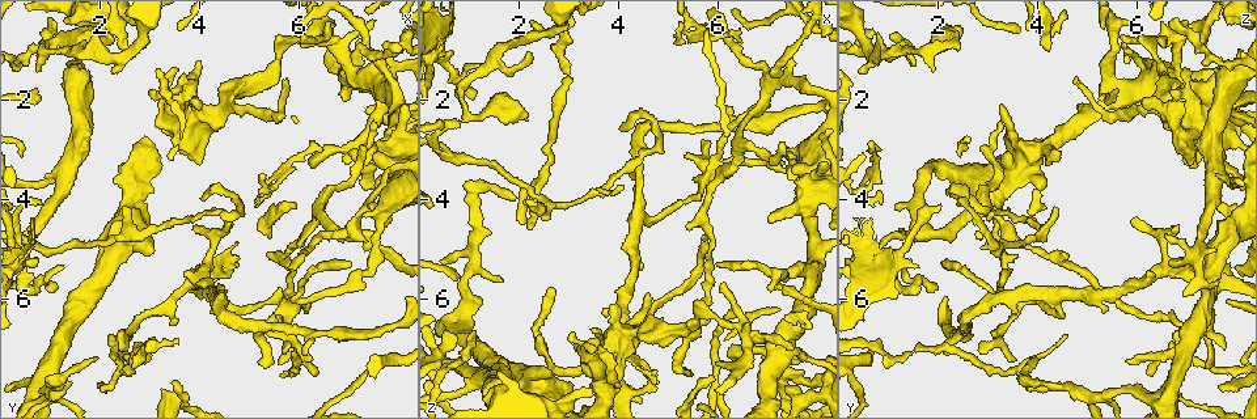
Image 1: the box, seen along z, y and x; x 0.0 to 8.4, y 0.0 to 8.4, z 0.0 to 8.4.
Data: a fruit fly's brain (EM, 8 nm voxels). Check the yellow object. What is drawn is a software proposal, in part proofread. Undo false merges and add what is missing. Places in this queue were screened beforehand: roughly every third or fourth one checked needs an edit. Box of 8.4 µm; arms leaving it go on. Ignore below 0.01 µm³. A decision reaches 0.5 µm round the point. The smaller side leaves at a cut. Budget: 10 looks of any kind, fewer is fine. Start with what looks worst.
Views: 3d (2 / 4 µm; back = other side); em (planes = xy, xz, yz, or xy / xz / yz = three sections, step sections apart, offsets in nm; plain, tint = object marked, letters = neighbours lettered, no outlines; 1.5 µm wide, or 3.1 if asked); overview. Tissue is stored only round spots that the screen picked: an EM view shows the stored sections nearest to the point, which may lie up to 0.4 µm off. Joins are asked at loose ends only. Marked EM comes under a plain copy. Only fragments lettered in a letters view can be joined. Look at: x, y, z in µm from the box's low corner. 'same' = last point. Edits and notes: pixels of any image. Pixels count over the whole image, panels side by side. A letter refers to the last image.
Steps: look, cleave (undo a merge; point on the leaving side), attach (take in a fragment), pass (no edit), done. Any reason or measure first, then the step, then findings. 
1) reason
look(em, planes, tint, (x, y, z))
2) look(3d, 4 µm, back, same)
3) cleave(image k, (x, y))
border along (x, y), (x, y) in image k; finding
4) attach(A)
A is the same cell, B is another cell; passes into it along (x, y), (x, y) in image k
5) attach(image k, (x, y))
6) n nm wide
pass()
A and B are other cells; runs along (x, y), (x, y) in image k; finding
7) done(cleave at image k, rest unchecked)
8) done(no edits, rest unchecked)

a fork
look(3d, 4 µm, back, (6.65, 0.85, 6.75))

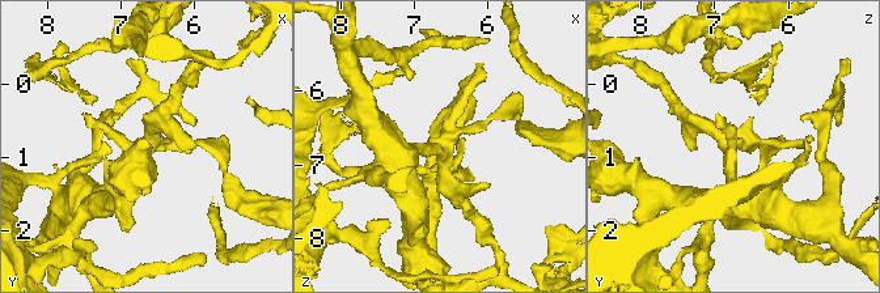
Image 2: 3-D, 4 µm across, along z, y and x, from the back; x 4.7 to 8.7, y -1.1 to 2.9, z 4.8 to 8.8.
look(em, yz, step 4, tint, (6.65, 0.80, 6.70))

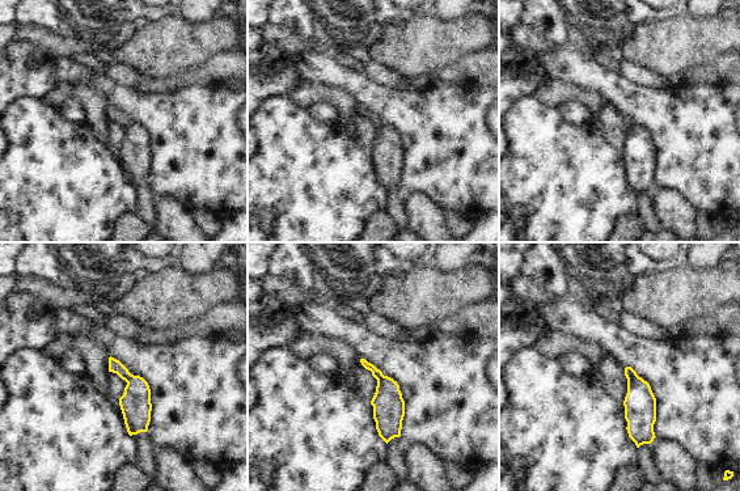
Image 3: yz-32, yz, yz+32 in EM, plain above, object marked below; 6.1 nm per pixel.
another direction
look(em, planes, letters, same)

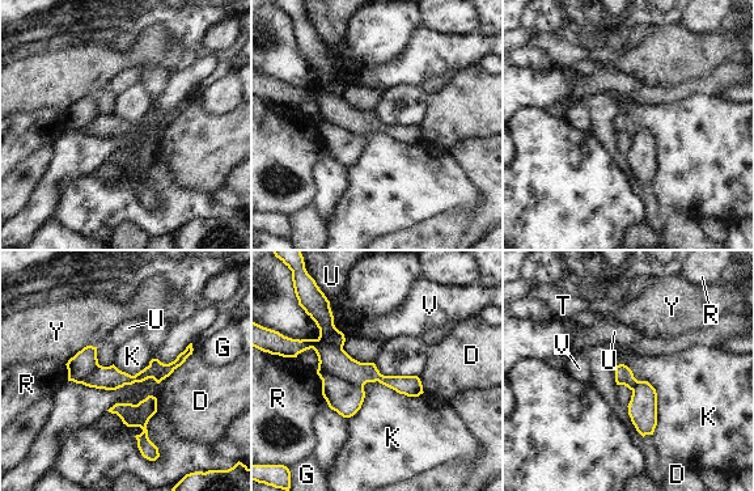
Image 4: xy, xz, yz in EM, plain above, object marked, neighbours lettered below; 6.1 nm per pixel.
K touches over 460 nm
cleave(image 4, (346, 398))
D, G, K, R, T, U, V and Y are other cells; two neurons meet here

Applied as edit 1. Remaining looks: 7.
thin end
look(3d, 4 µm, (0.80, 4.05, 2.45))

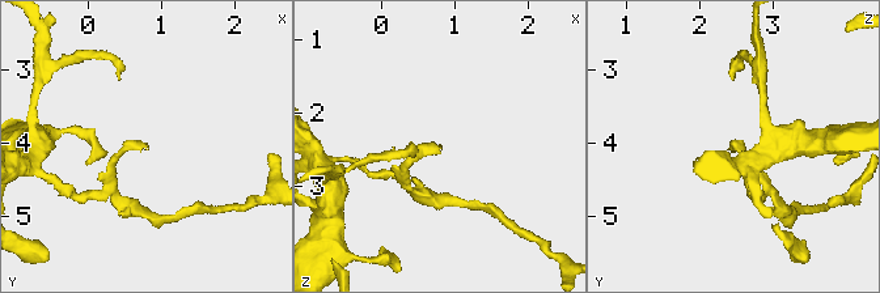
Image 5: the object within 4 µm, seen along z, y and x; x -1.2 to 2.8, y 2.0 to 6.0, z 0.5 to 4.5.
look(em, xz, step 8, letters, (0.80, 4.05, 2.45))

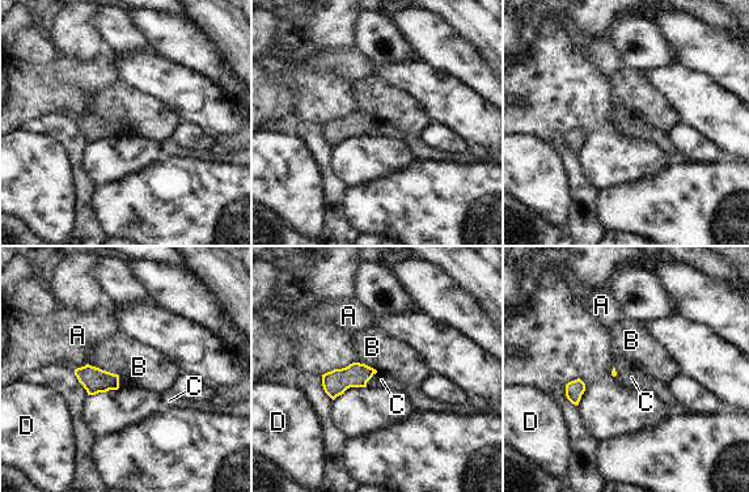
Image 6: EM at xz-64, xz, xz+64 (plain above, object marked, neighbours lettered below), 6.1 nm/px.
cut it another way
look(em, xy, step 8, letters, same)

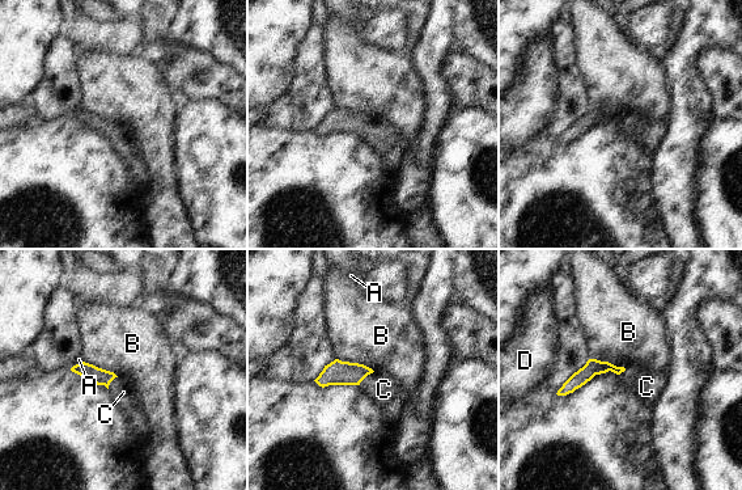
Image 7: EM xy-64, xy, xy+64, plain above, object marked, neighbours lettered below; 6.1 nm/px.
attach(C)
C is the same cell, A, B and D are other cells; it goes on there

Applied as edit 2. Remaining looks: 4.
done(cleave at image 4, attach at image 7, rest unchecked)

